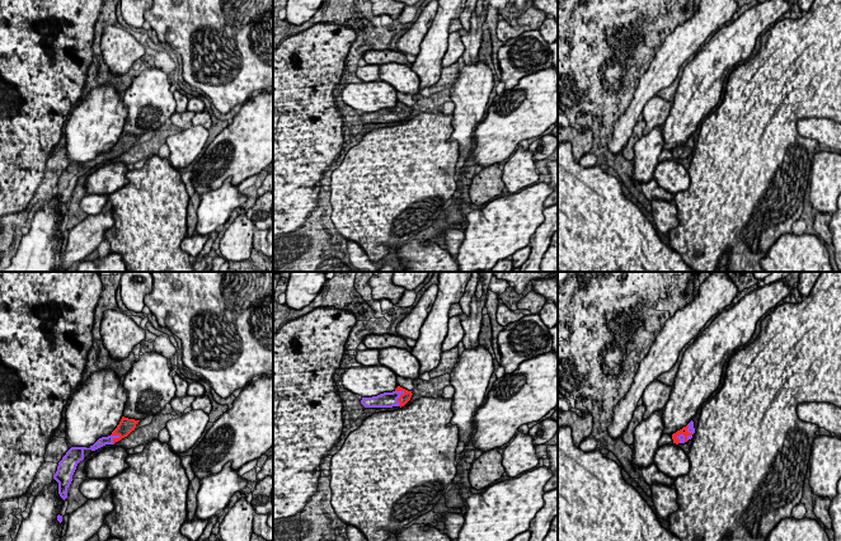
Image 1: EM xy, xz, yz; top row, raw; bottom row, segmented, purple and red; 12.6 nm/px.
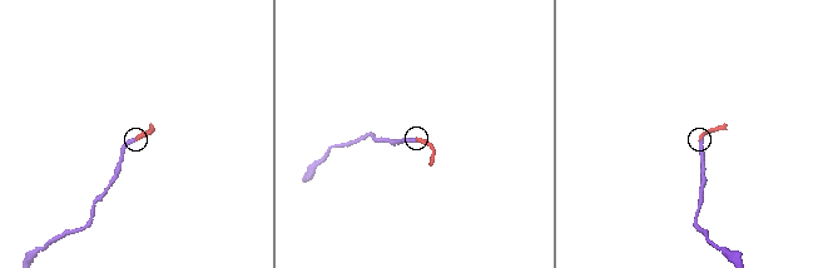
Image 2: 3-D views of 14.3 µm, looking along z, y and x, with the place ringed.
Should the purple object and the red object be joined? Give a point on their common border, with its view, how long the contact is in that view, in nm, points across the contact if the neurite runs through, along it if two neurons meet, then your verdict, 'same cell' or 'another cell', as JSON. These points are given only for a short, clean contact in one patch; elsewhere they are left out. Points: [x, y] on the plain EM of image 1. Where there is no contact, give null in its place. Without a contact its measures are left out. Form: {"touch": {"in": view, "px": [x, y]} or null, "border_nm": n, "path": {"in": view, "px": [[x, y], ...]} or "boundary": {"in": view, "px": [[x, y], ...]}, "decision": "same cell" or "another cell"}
{"touch": {"in": "xz", "px": [399, 112]}, "border_nm": 220, "path": {"in": "xz", "px": [[388, 114], [399, 112], [404, 113]]}, "decision": "same cell"}

